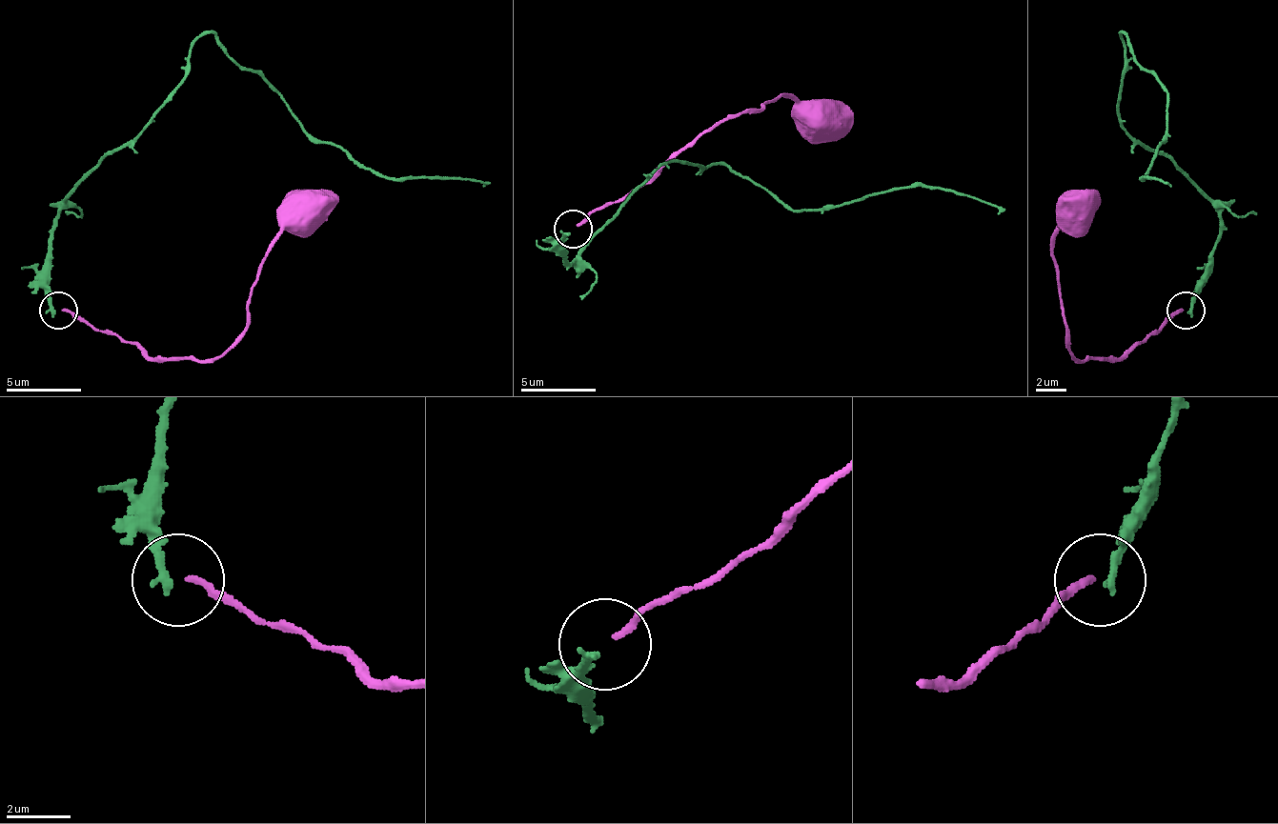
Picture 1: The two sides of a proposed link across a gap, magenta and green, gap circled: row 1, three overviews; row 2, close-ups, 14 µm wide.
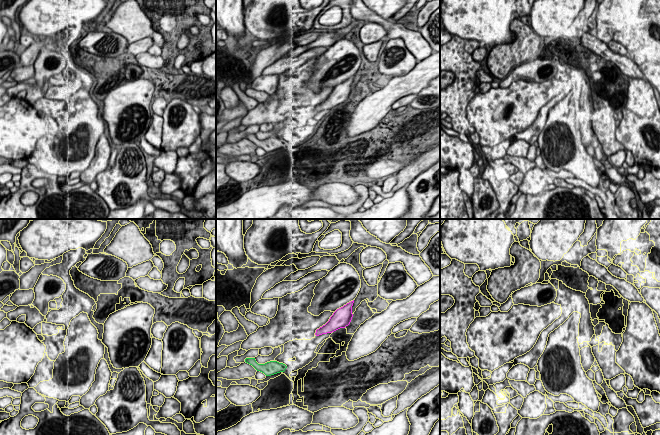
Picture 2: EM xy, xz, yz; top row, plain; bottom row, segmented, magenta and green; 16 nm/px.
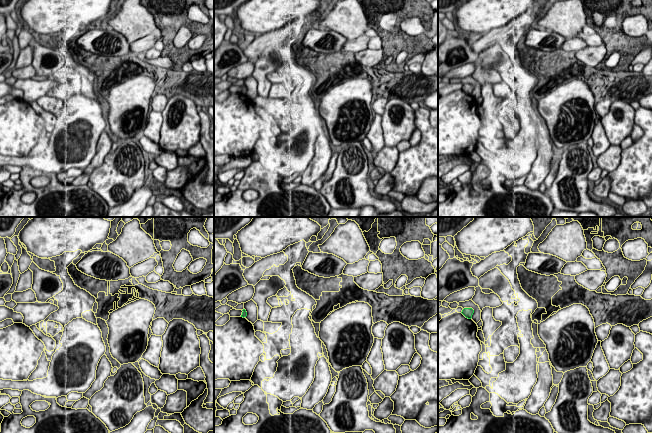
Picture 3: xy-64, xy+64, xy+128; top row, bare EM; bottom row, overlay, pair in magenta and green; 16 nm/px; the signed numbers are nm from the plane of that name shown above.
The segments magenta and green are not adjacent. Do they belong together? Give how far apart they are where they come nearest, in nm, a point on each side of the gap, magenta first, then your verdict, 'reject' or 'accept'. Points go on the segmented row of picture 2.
700 nm | xz (315, 334), (284, 364) | reject

